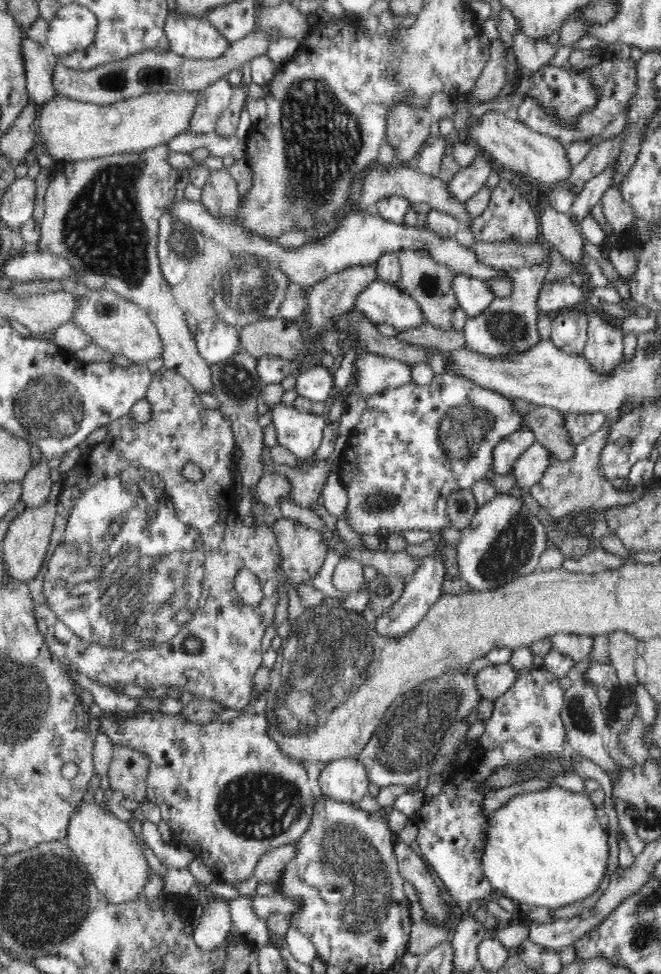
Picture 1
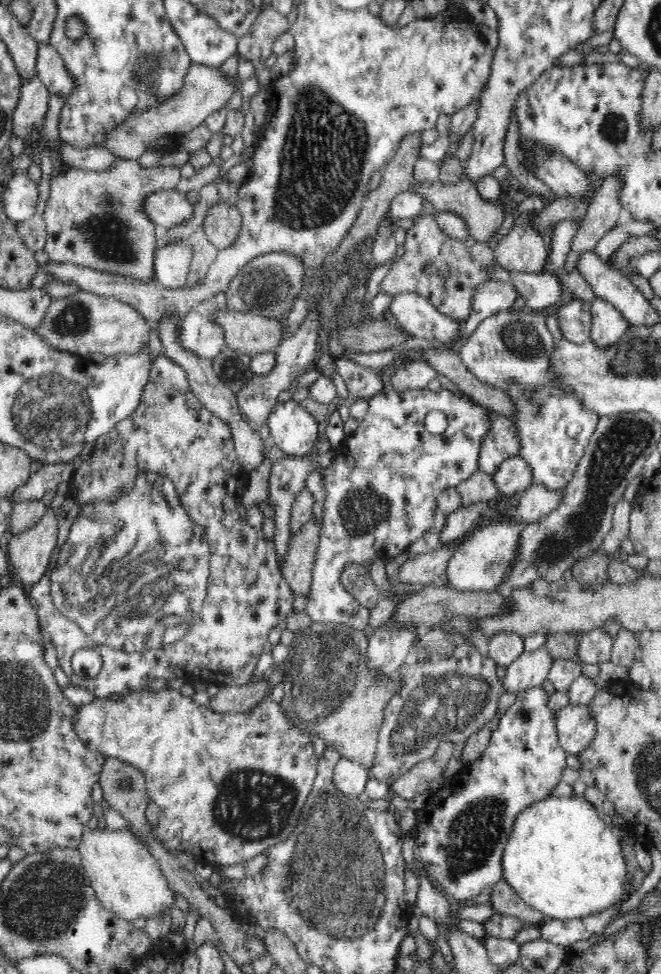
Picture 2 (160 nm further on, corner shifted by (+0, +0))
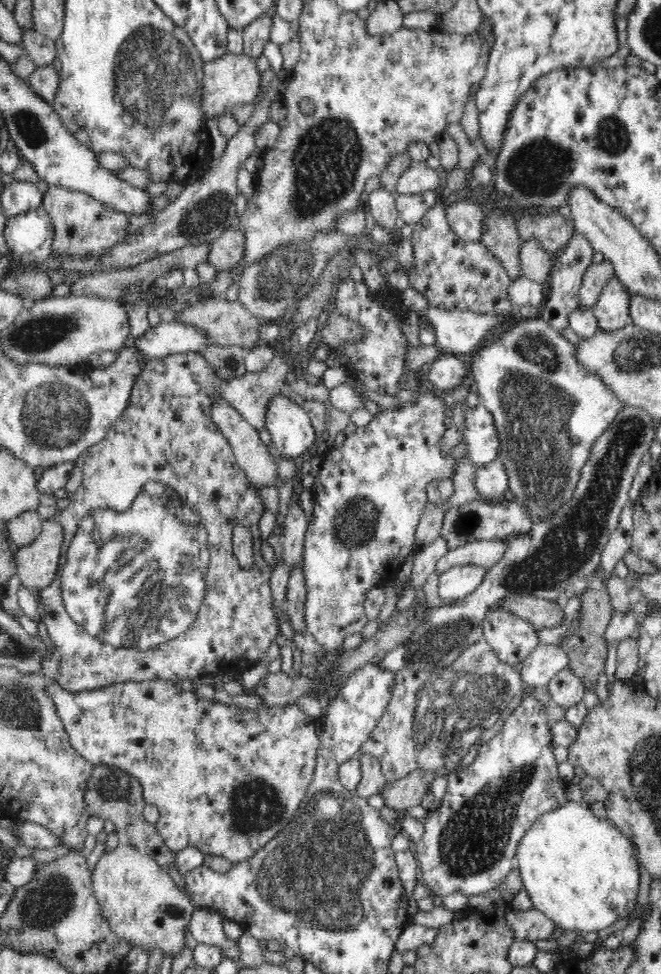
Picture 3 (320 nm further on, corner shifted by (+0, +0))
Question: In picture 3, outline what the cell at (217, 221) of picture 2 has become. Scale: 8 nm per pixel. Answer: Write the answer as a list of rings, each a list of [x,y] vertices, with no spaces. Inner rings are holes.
[[[230,227],[222,232],[220,238],[209,244],[208,262],[214,266],[216,272],[232,270],[244,256],[244,233],[240,229],[235,231]]]

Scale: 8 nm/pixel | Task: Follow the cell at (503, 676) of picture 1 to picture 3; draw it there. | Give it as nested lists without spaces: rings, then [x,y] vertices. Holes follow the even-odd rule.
[[[540,644],[522,660],[520,679],[539,691],[548,686],[550,680],[560,670],[568,667],[568,654],[560,646]]]

